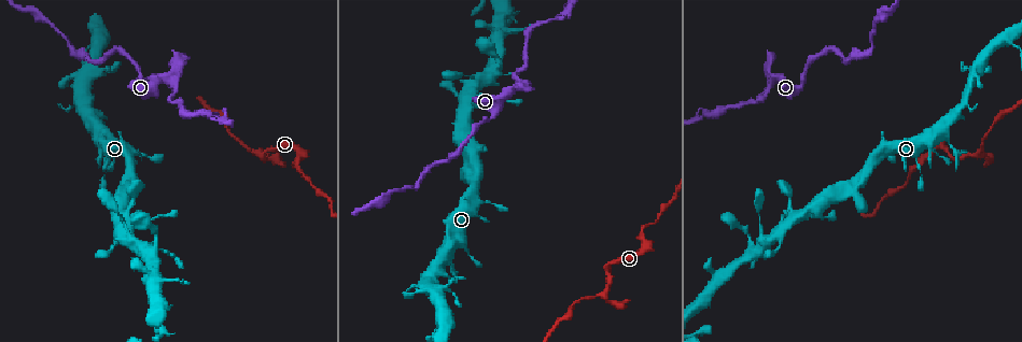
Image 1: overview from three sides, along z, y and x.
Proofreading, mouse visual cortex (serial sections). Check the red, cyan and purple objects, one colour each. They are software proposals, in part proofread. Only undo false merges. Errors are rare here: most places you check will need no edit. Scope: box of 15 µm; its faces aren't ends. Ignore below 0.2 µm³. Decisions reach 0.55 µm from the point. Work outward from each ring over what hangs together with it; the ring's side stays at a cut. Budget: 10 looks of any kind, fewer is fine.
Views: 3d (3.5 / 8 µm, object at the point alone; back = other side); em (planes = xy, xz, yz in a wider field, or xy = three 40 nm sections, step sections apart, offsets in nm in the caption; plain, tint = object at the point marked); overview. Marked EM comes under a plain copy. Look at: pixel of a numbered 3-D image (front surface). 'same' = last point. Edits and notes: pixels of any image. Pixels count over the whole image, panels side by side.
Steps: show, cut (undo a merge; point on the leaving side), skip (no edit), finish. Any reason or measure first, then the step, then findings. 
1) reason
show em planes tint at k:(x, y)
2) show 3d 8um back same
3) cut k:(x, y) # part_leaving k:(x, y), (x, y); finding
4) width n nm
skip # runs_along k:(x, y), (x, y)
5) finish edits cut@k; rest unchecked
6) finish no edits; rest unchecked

sharp bend
show 3d 8um at 1:(949, 155)

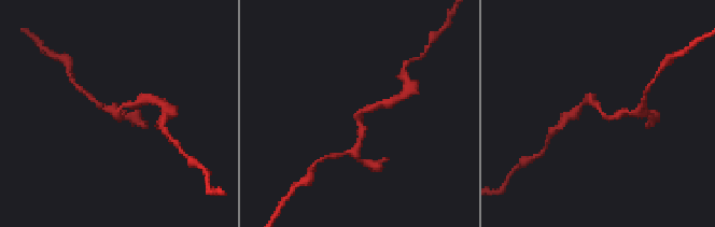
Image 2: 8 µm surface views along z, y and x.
show 3d 3.5um at 2:(118, 110)

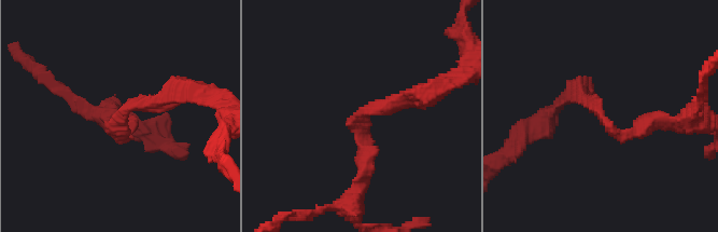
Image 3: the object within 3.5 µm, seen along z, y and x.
skip # runs_along 3:(419, 95), (353, 122), (366, 172); all the same cell

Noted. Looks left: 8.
sudden change in width
show 3d 3.5um at 1:(437, 324)

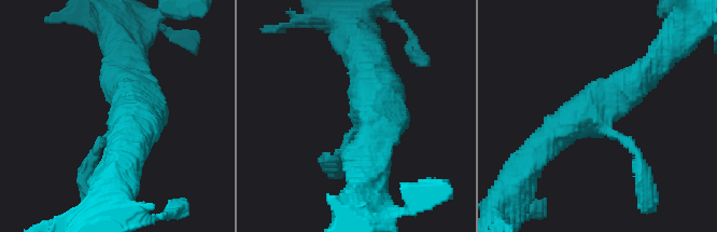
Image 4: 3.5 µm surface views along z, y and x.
arms 3; arm_widths 150, 450, 500 nm; need the tissue
show em planes tint at 4:(358, 124)

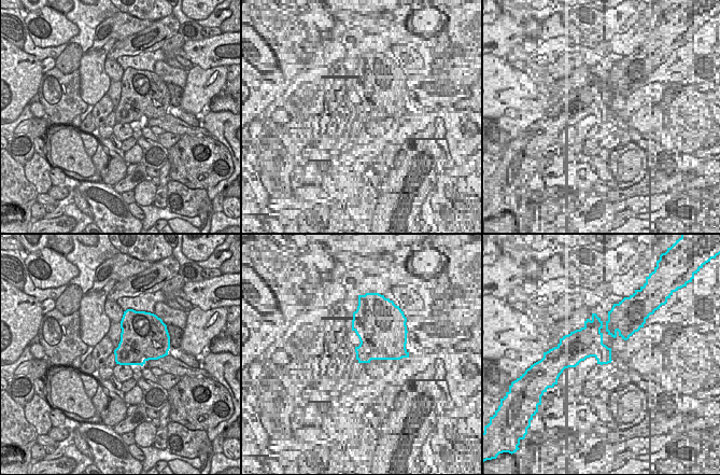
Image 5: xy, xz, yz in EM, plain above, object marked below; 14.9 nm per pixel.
skip # runs_along 4:(536, 152), (647, 72); continuous, no second cell

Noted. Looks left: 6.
a fork
show 3d 3.5um back at 1:(853, 183)

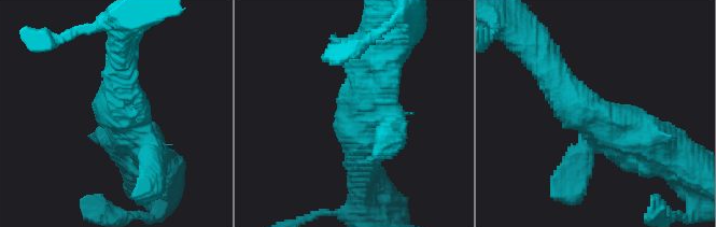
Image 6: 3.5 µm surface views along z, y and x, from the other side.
need the tissue
show em xy step 3 tint at 6:(360, 112)

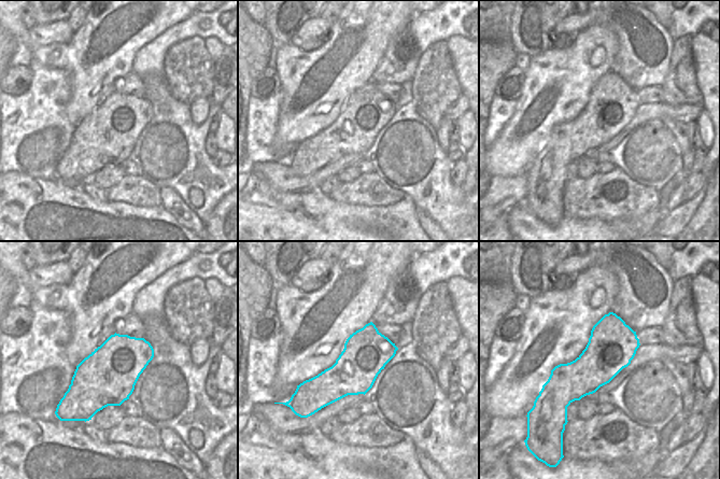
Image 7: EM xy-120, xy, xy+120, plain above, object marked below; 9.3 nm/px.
skip # runs_along 6:(546, 68), (579, 110), (654, 143); all the same cell

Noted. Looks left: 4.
abrupt turn
show 3d 3.5um at 1:(512, 88)

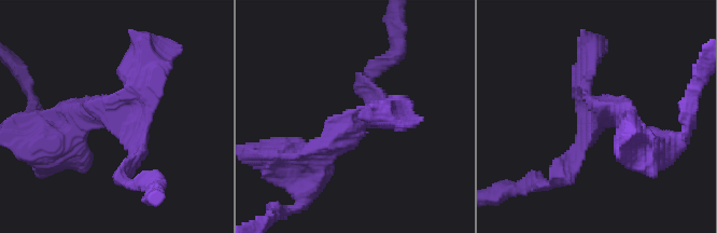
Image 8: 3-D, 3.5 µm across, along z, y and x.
show em xy step 5 tint at 8:(601, 112)

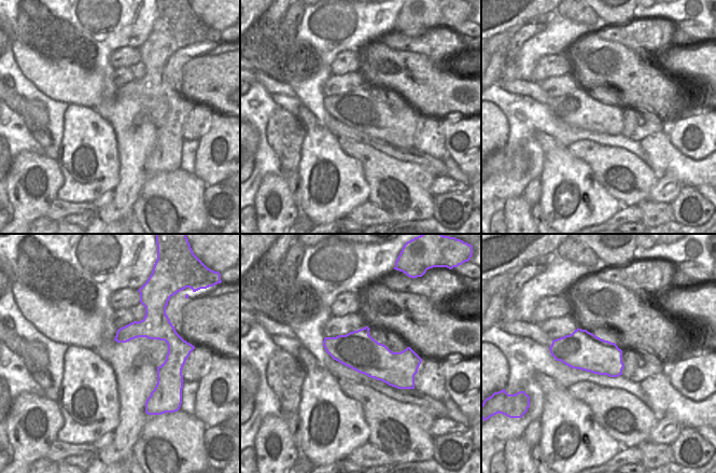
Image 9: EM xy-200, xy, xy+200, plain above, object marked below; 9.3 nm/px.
width 360 nm
skip # runs_along 8:(295, 165), (374, 119), (374, 96); all the same cell

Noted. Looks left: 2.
finish no edits; rest unchecked

